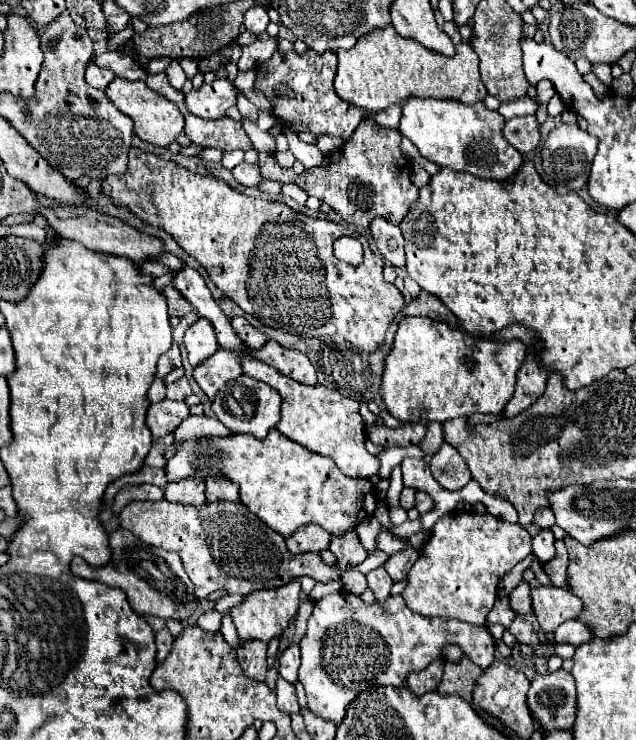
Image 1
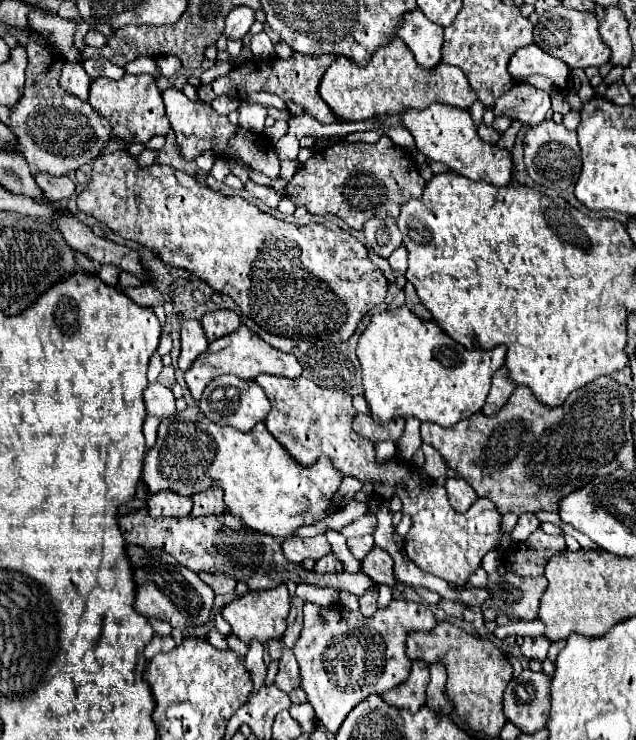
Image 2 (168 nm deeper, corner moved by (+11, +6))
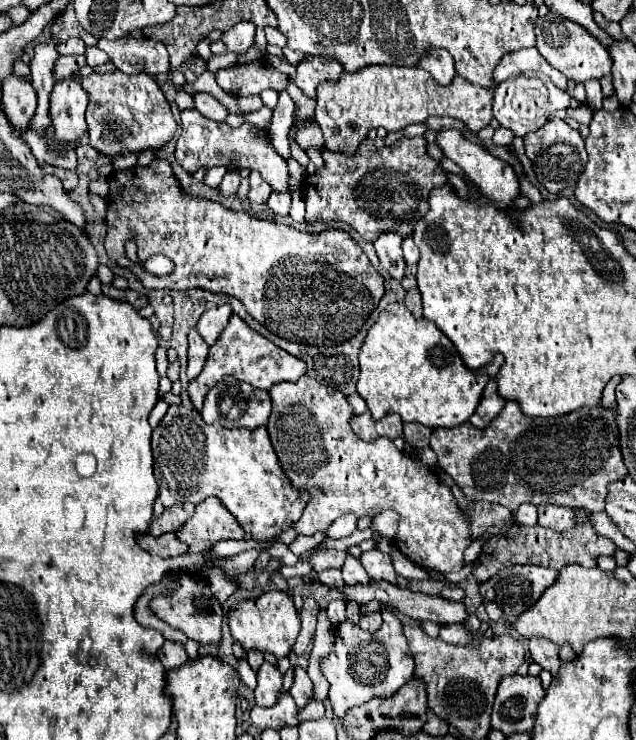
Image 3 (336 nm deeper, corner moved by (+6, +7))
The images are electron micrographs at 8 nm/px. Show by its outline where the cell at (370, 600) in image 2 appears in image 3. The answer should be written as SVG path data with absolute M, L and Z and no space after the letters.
M371 613L371 615L365 615L365 617L361 617L361 621L359 621L359 627L363 629L363 631L369 631L369 633L375 633L379 627L381 627L381 613Z

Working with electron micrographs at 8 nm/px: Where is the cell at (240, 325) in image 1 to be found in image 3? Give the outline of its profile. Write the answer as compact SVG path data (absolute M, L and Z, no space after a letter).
M225 303L225 305L217 305L217 307L211 307L209 311L205 311L201 315L201 321L197 321L197 331L199 335L203 337L203 341L207 345L213 345L215 339L221 335L221 331L225 329L229 317L231 317L231 307Z

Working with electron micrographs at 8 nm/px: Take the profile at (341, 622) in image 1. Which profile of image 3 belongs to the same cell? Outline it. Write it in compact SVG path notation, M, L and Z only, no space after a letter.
M383 611L383 625L377 633L363 631L359 625L345 621L337 627L333 655L321 661L321 671L331 683L329 699L333 711L343 717L347 709L367 703L373 697L391 697L397 689L413 679L415 661L409 653L405 635L401 633L401 621L393 611Z

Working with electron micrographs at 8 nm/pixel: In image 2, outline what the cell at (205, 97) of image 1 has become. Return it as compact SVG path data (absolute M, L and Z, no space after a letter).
M294 52L290 58L278 58L274 56L272 60L256 60L267 68L263 70L256 70L256 62L246 62L240 64L236 68L232 68L232 72L228 76L220 76L216 78L212 84L202 84L198 88L198 98L202 102L212 102L218 96L228 95L230 97L241 100L247 95L259 92L268 92L272 88L270 94L276 94L278 98L282 98L282 102L286 104L290 116L302 116L302 114L310 114L314 116L320 124L334 124L340 122L336 118L336 114L330 110L330 106L320 98L318 94L318 84L320 78L324 76L324 72L328 70L328 66L336 60L336 56L332 54L322 54L322 56L306 56L306 54L298 54Z

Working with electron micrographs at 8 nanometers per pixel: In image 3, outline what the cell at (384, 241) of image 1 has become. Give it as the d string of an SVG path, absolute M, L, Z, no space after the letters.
M383 233L373 245L377 251L377 257L381 261L381 267L393 277L393 279L403 279L405 275L405 259L401 253L401 237L397 237L397 233Z

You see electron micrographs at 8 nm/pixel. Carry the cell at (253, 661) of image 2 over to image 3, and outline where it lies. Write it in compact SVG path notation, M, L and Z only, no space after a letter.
M263 663L257 671L257 687L255 687L255 703L261 707L271 707L277 703L281 695L283 677L275 665Z

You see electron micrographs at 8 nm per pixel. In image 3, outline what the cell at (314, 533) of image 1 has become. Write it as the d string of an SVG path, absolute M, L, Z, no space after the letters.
M323 549L315 551L311 557L311 567L319 573L325 569L341 569L345 563L347 551L333 551L333 549Z

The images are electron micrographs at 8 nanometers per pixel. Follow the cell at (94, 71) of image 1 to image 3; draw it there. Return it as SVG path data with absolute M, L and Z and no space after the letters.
M75 75L59 81L51 93L51 127L53 139L59 143L79 145L83 135L87 133L85 109L89 95L81 89L81 83Z

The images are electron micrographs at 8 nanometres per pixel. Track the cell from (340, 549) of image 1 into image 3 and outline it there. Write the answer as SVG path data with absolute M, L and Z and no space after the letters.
M327 569L325 573L319 573L317 577L319 577L327 587L331 587L331 589L333 589L333 587L337 589L337 587L343 587L343 585L345 585L345 583L343 583L343 577L341 577L341 571L337 571L337 569Z

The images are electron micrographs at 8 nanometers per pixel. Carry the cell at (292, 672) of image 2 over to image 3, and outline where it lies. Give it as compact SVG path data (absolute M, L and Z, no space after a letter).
M295 667L295 683L291 687L291 697L295 699L299 709L303 709L309 701L313 701L313 683L307 671L301 667Z

